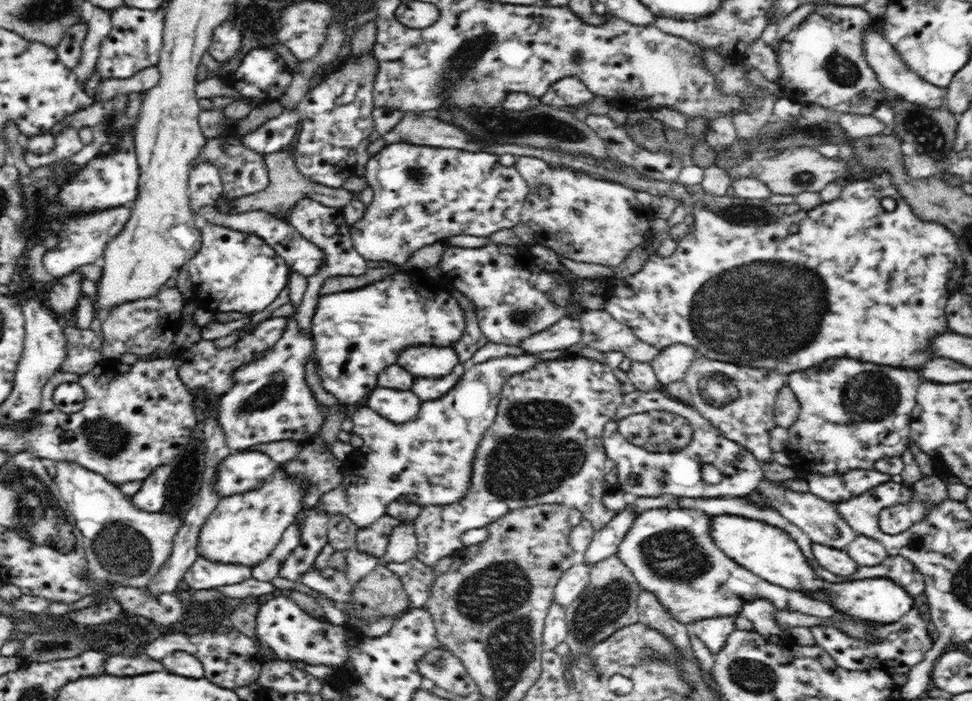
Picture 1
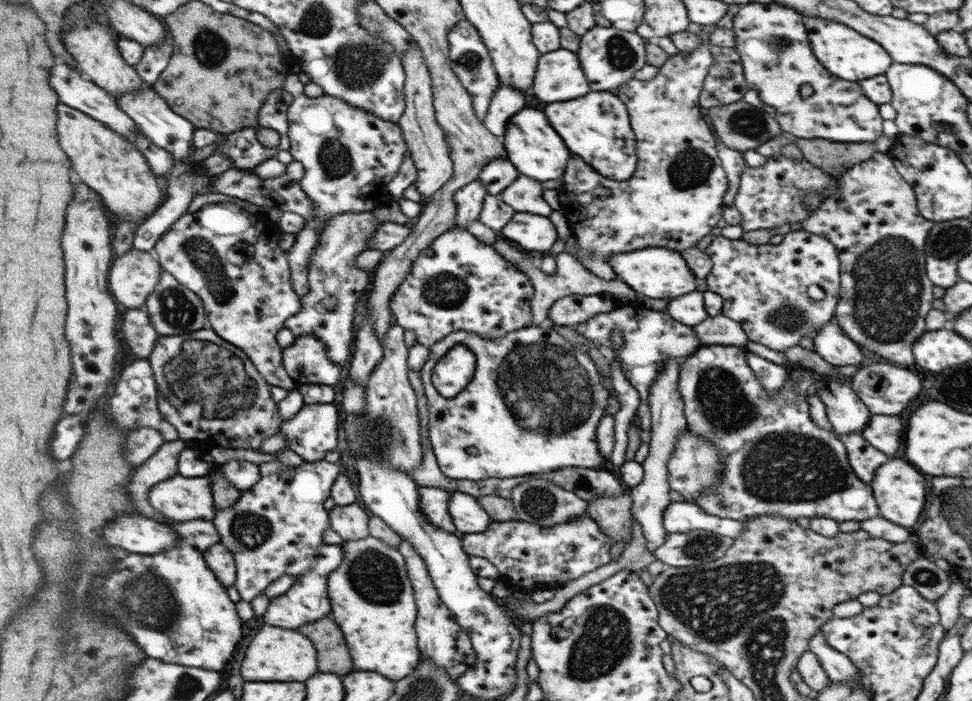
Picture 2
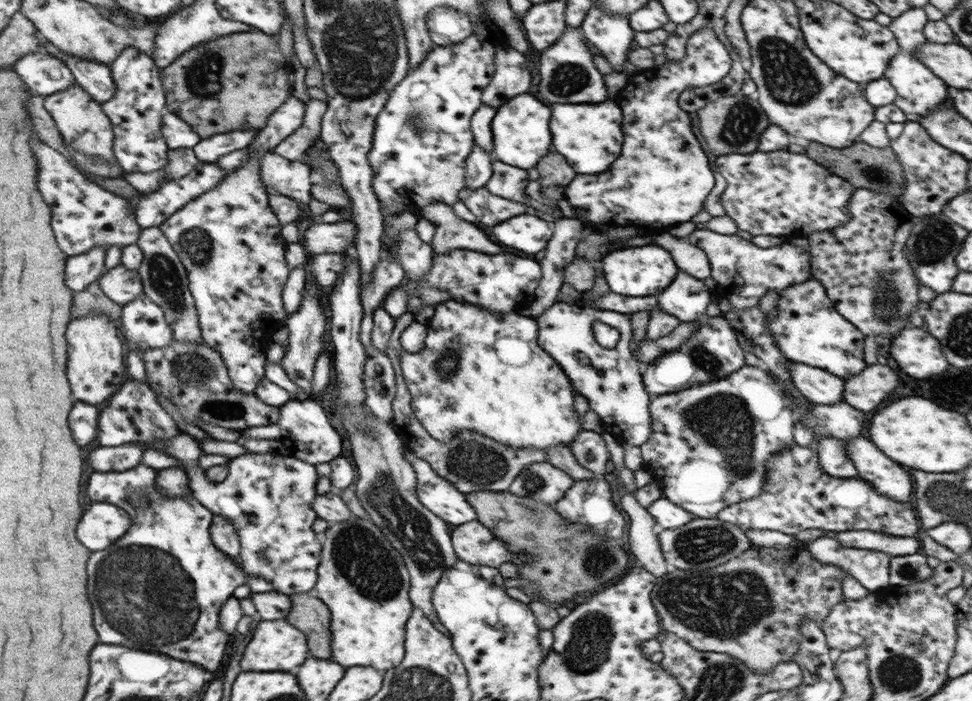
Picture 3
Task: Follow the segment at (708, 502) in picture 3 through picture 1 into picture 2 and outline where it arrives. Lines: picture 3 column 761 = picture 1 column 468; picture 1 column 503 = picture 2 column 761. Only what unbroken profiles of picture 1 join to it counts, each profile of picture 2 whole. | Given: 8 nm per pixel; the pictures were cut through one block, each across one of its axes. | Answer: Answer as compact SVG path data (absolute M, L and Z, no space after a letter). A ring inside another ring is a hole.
M746 354L746 364L768 398L769 395L775 395L778 391L781 391L788 378L783 366L772 364L753 354Z

